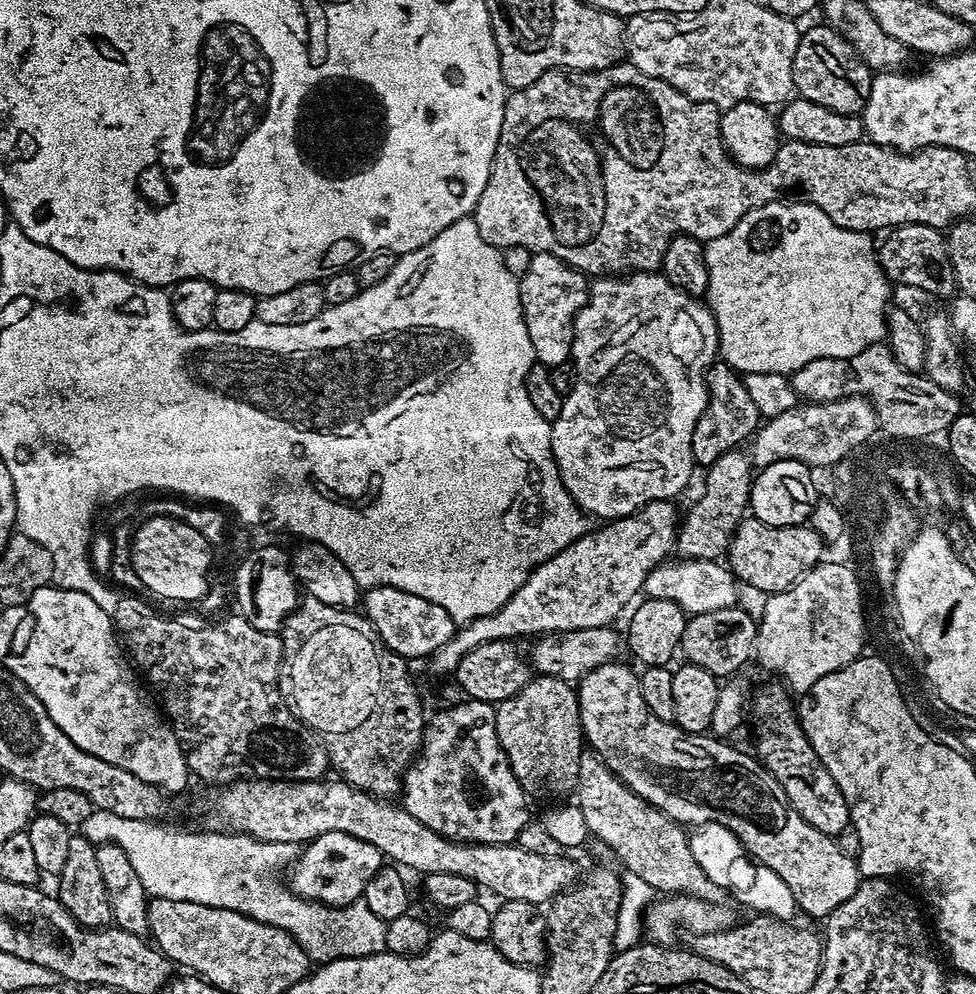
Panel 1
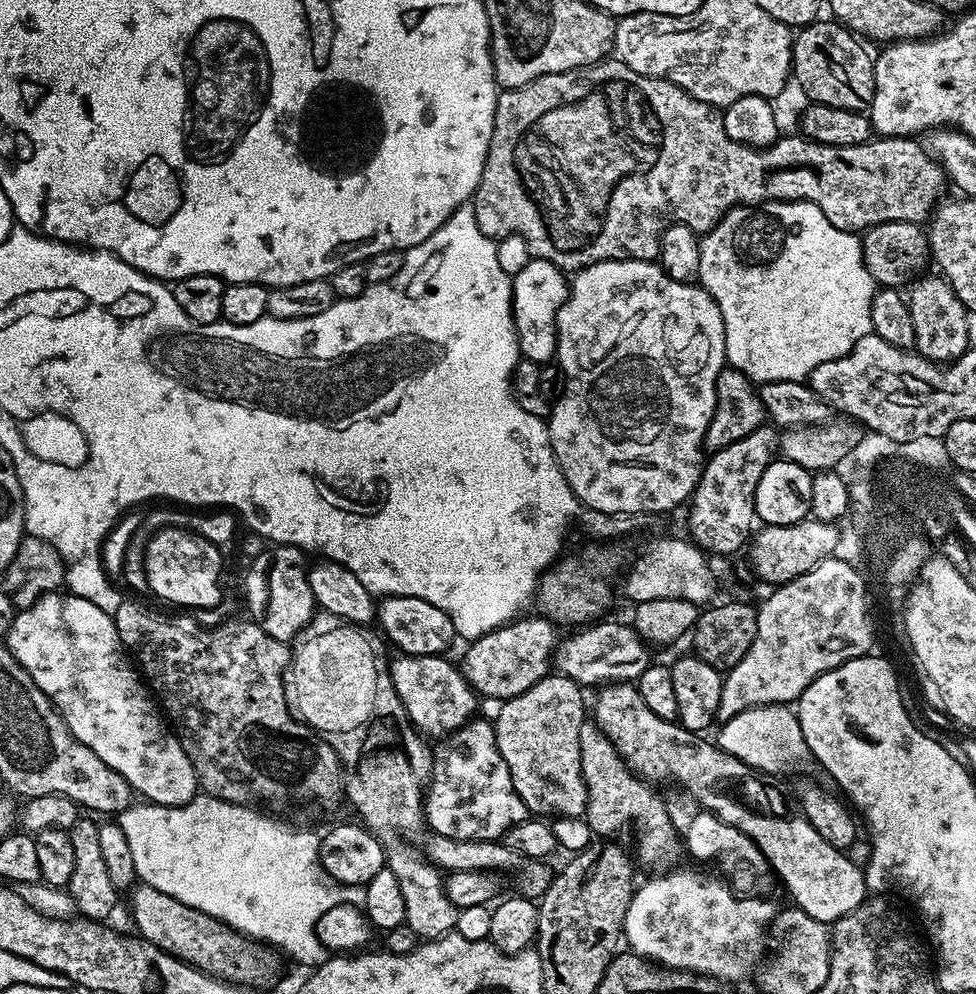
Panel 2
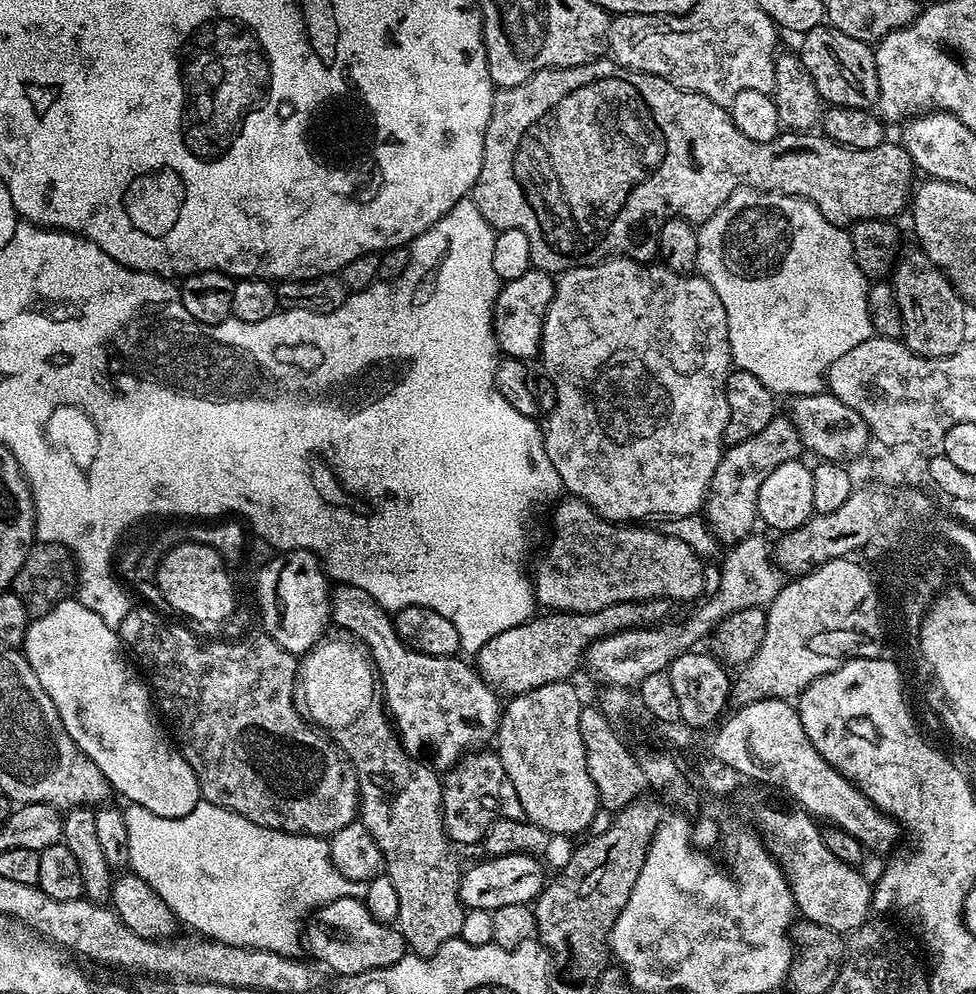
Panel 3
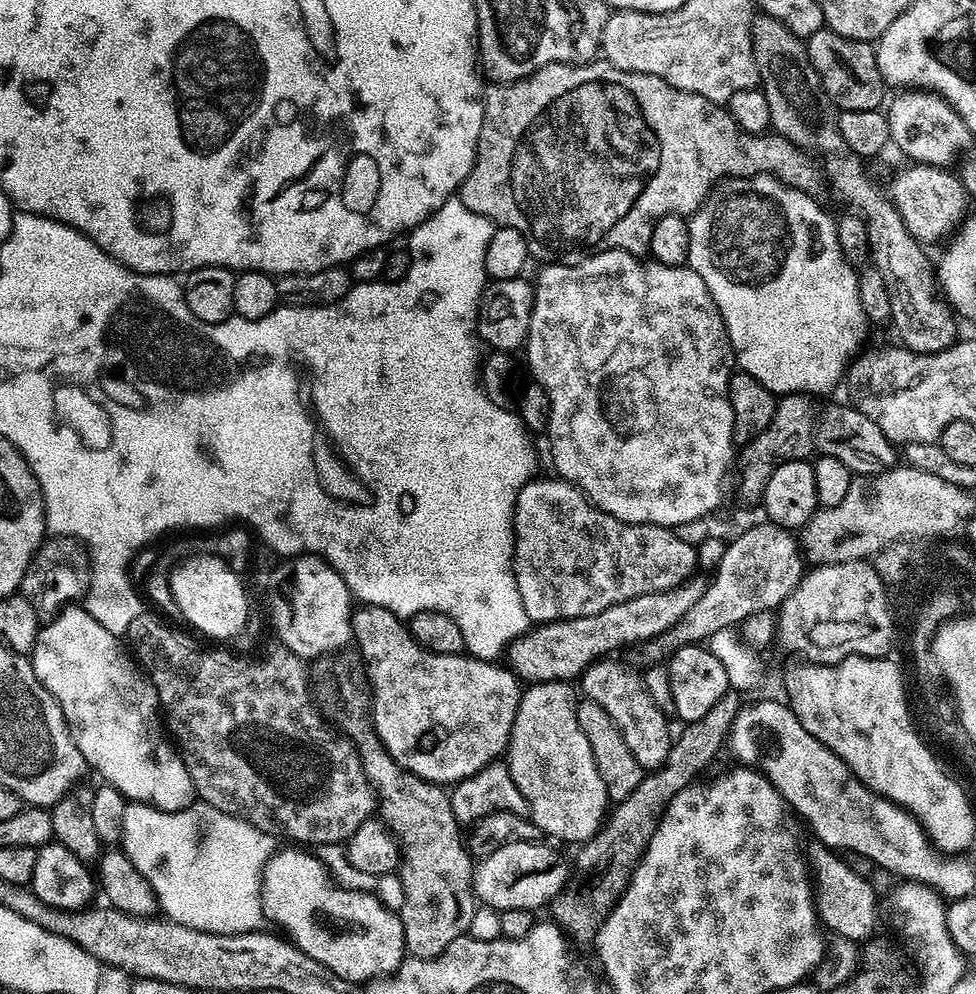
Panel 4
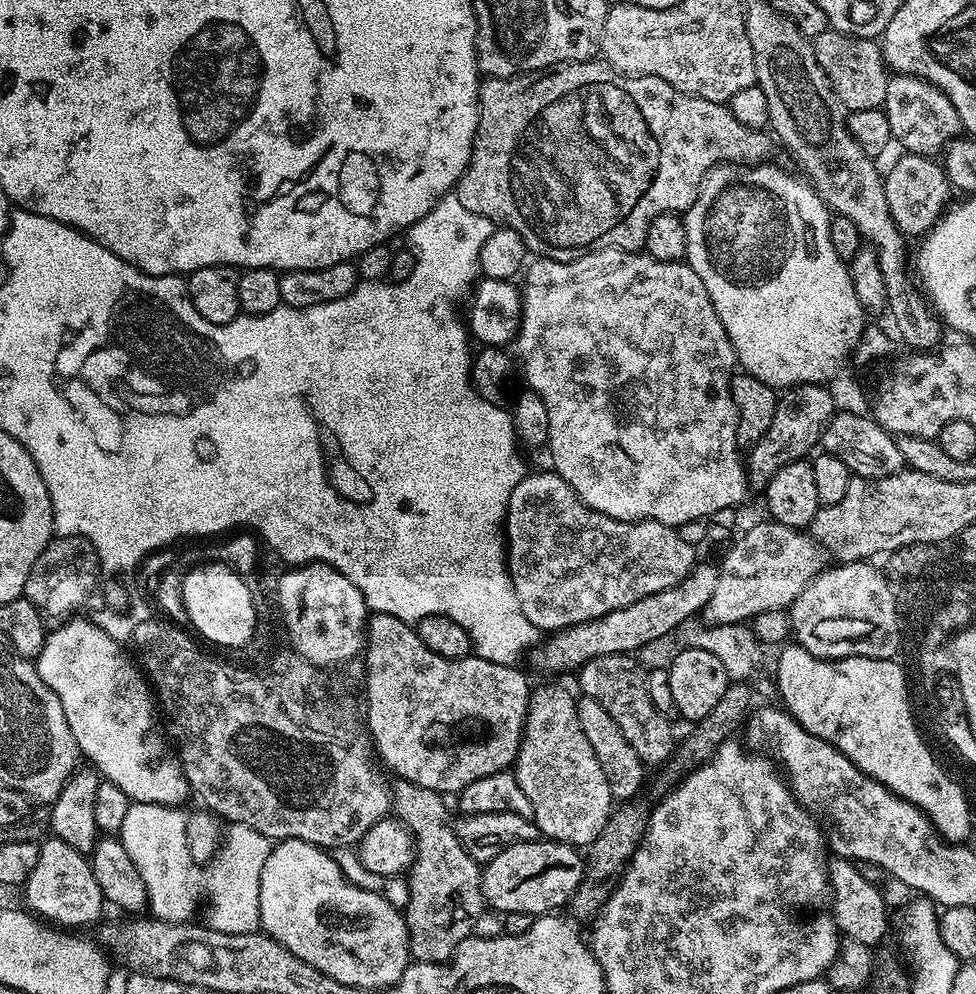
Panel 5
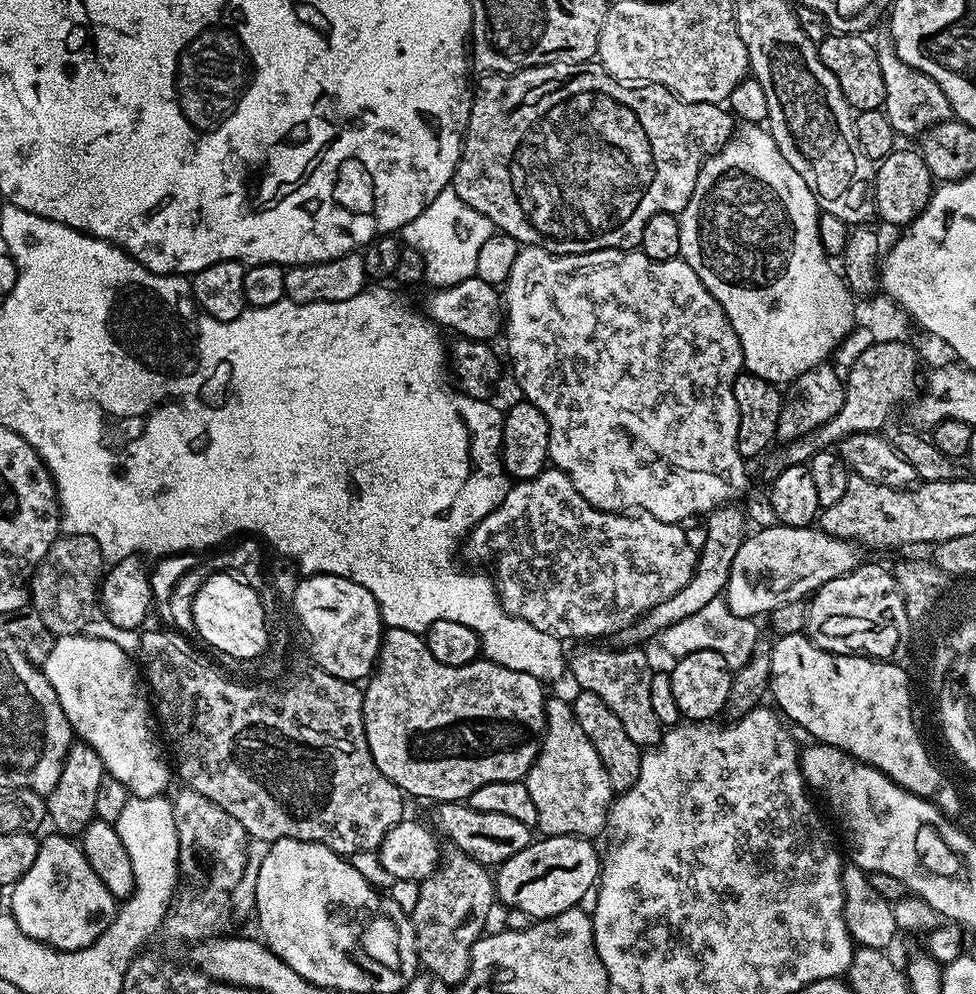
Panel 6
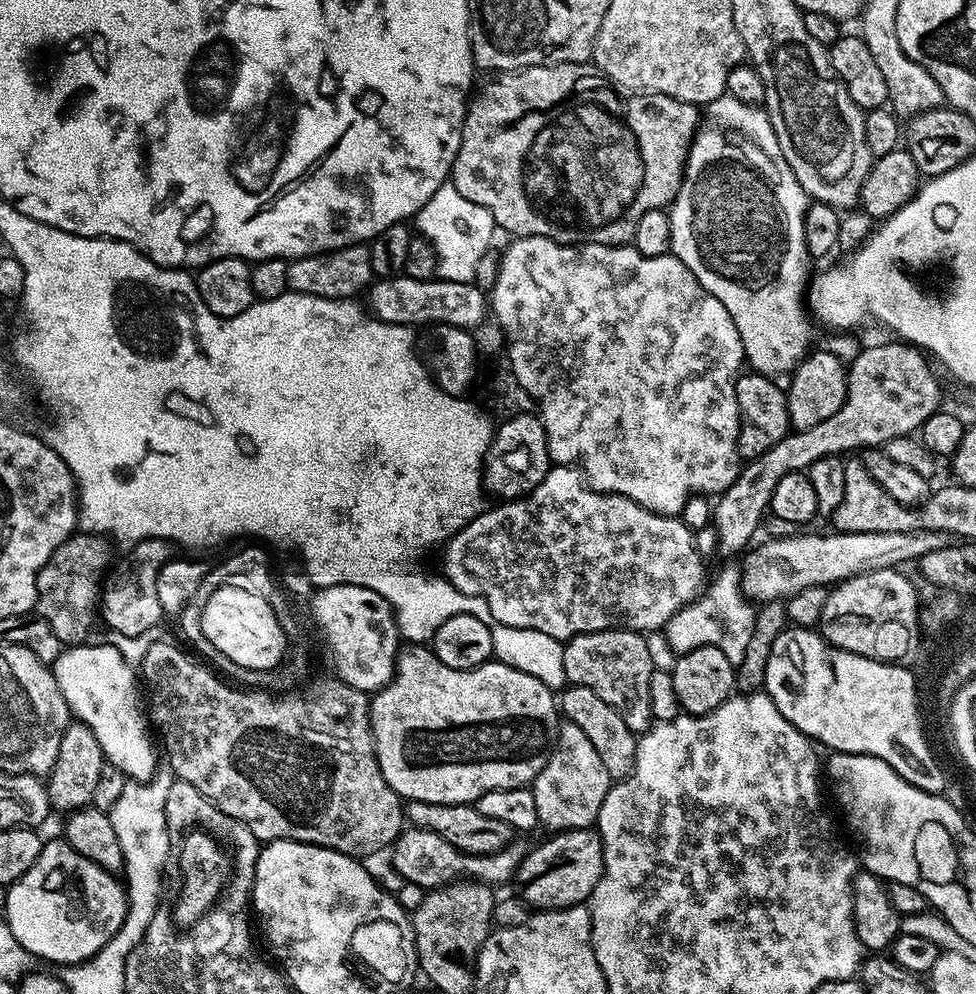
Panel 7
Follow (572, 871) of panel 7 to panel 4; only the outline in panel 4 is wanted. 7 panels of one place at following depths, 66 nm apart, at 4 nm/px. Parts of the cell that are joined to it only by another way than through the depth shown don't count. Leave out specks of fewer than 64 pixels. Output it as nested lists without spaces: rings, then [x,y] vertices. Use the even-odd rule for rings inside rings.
[[[515,840],[494,850],[494,854],[483,857],[472,869],[472,889],[476,891],[477,901],[499,913],[523,908],[537,910],[543,904],[544,907],[551,905],[568,882],[570,864],[548,844],[552,845]]]

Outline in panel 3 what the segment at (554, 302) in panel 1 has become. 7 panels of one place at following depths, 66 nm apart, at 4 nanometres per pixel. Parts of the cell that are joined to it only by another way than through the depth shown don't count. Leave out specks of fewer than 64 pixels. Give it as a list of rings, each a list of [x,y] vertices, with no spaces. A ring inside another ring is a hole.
[[[539,270],[528,271],[520,278],[501,283],[500,292],[496,295],[496,305],[492,308],[492,327],[496,330],[496,343],[499,344],[500,351],[505,357],[528,362],[531,361],[531,356],[535,357],[539,353],[544,314],[552,301],[553,287],[553,277],[549,273]]]

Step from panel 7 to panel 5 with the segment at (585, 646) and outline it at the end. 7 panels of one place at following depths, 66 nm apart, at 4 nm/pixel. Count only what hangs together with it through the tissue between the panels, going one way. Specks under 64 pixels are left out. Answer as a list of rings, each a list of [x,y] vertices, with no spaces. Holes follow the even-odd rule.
[[[606,654],[602,658],[586,662],[578,670],[579,691],[594,698],[594,702],[602,702],[604,709],[610,713],[610,718],[618,722],[626,742],[634,746],[638,758],[642,758],[646,766],[663,765],[671,760],[678,740],[677,737],[672,737],[673,721],[663,716],[654,702],[650,702],[650,690],[646,690],[648,677],[636,659],[632,654]]]

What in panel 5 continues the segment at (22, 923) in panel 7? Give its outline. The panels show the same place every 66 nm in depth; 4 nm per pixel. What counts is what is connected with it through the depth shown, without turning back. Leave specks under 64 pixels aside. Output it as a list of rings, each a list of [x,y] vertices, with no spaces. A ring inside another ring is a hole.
[[[46,840],[40,844],[38,866],[34,866],[34,874],[30,874],[28,881],[22,885],[22,892],[28,899],[27,907],[37,917],[60,926],[94,923],[106,909],[106,901],[98,886],[98,878],[94,878],[92,873],[89,857],[74,850],[74,846],[66,846],[66,842],[61,840]]]

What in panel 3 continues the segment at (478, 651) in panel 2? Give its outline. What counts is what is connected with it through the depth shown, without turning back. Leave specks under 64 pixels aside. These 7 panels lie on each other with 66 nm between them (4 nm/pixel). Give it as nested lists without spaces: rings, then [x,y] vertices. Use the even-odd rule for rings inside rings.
[[[631,600],[611,604],[593,612],[552,610],[547,614],[536,614],[526,624],[502,630],[502,634],[494,634],[494,638],[490,638],[490,642],[486,642],[482,650],[475,652],[474,667],[489,686],[508,698],[522,695],[546,683],[571,681],[576,667],[579,664],[581,667],[588,647],[593,642],[627,628],[659,625],[667,617],[664,615],[667,614],[668,608],[670,604],[666,600]]]

